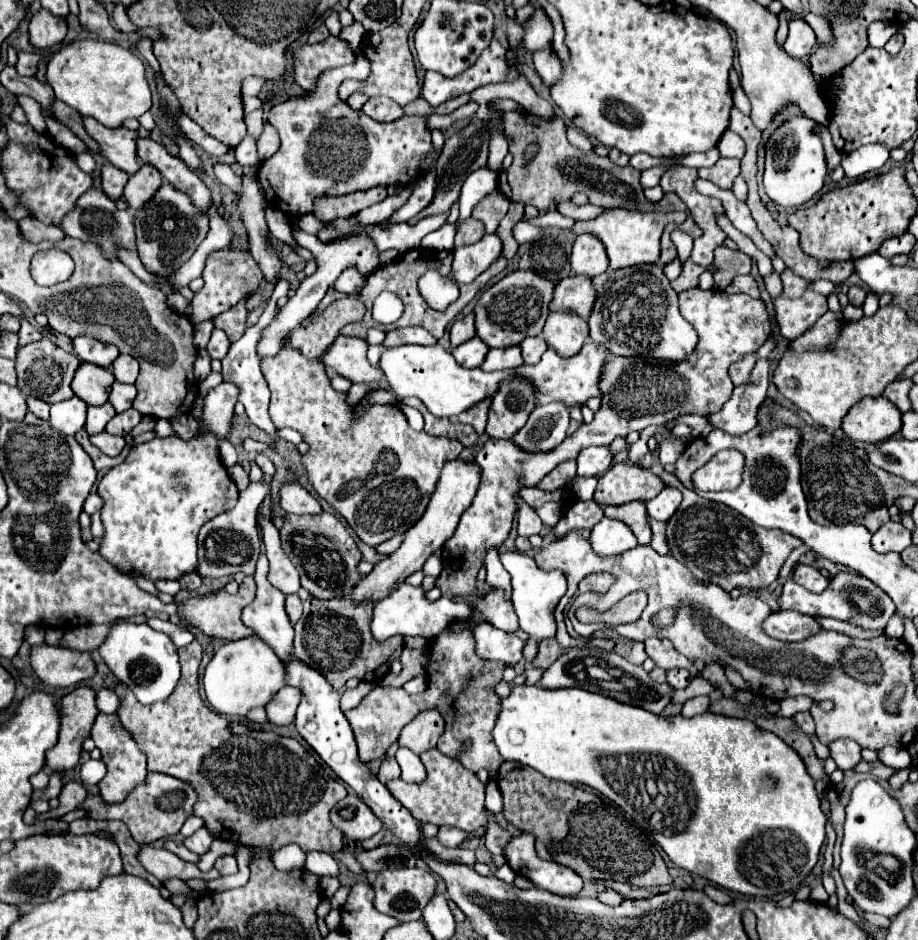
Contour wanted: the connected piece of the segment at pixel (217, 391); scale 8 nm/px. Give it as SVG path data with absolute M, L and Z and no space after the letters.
M235 383L217 385L205 397L205 411L203 411L203 423L211 433L199 431L199 435L187 443L179 437L151 439L147 443L141 443L129 451L127 459L121 465L113 467L101 479L97 493L105 499L105 505L101 509L105 537L99 553L109 563L119 567L121 571L127 571L129 575L139 573L149 581L179 579L181 575L195 571L199 529L215 515L229 511L237 503L237 495L239 495L225 465L219 461L219 443L215 437L215 435L227 437L227 433L231 431L231 417L233 417L233 407L237 403L237 395L239 395L239 387Z

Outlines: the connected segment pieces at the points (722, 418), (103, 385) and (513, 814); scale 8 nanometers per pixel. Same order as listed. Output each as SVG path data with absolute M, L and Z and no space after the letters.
M759 359L745 385L735 387L731 399L722 409L707 418L714 428L733 435L751 431L757 425L757 409L767 397L769 385L769 359Z
M81 363L73 379L73 393L87 405L103 405L109 399L113 381L115 377L109 369L93 363Z
M511 761L501 763L497 785L503 795L503 817L519 831L535 837L535 851L541 859L561 863L591 881L609 879L635 887L673 883L651 833L641 829L625 811L605 797L583 791L571 783L543 779L543 775L531 771L531 767Z

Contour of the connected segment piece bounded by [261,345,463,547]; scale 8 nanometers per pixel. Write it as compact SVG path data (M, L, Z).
M291 345L279 351L275 359L265 359L261 363L261 371L271 391L269 415L275 427L291 427L303 435L303 441L309 445L309 451L303 455L303 467L311 487L339 515L345 517L349 527L363 543L377 547L393 535L405 533L423 517L425 507L435 491L439 471L447 461L457 459L463 451L463 445L457 439L431 437L425 431L413 431L397 405L369 405L361 417L355 417L355 407L347 403L347 393L335 391L329 385L323 363L305 359L305 355L295 351Z

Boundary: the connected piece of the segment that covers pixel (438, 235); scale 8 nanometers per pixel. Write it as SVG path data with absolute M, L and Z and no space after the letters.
M455 223L453 225L443 225L439 231L433 231L423 237L421 247L423 249L435 249L435 251L451 251L453 249L453 235L455 235Z

